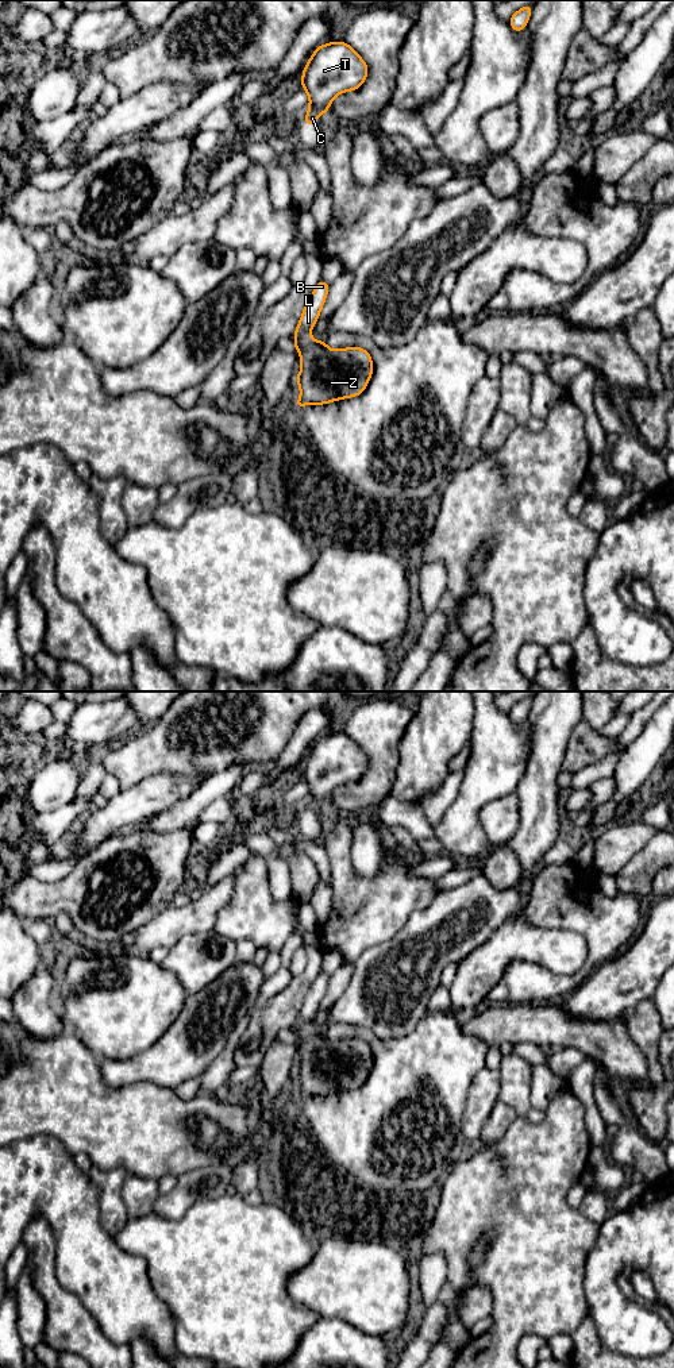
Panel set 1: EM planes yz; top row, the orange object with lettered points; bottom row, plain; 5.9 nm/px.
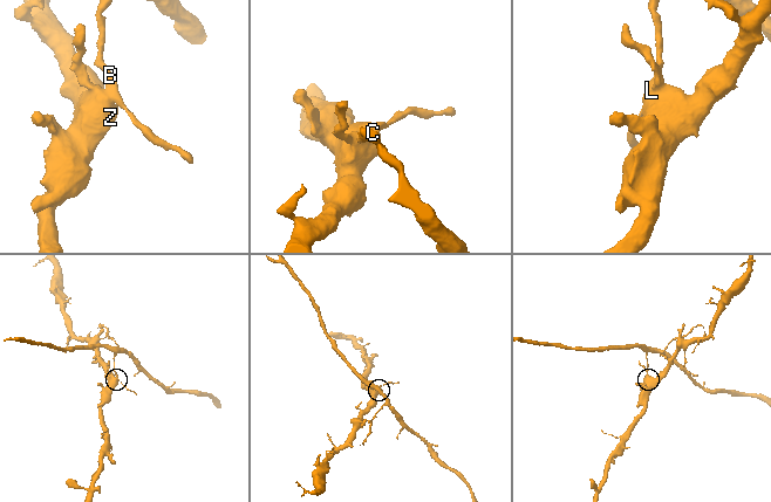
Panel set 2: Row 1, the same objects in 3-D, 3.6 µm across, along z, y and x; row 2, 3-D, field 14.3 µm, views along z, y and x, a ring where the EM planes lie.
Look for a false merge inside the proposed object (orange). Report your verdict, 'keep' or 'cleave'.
cleave

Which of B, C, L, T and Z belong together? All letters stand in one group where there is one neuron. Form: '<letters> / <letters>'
B C L T / Z

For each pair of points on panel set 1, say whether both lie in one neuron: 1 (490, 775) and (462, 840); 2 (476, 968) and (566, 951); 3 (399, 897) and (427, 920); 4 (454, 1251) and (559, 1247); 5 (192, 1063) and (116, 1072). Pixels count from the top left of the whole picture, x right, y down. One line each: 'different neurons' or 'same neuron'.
1: same neuron
2: same neuron
3: different neurons
4: same neuron
5: same neuron

